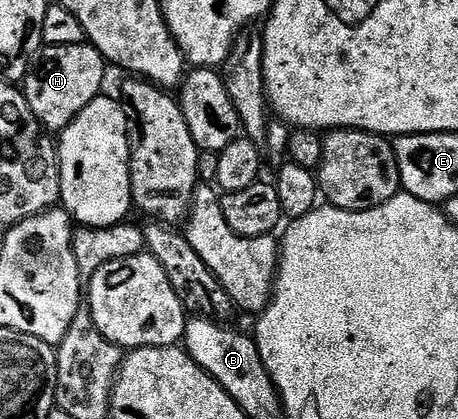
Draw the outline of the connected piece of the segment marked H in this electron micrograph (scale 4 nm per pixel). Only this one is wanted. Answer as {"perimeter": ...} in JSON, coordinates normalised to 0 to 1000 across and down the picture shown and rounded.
{"perimeter":[[[170,98],[151,107],[96,107],[68,129],[48,220],[90,301],[98,310],[129,313],[175,270],[179,255],[221,229],[227,165],[227,134],[197,103]]]}

